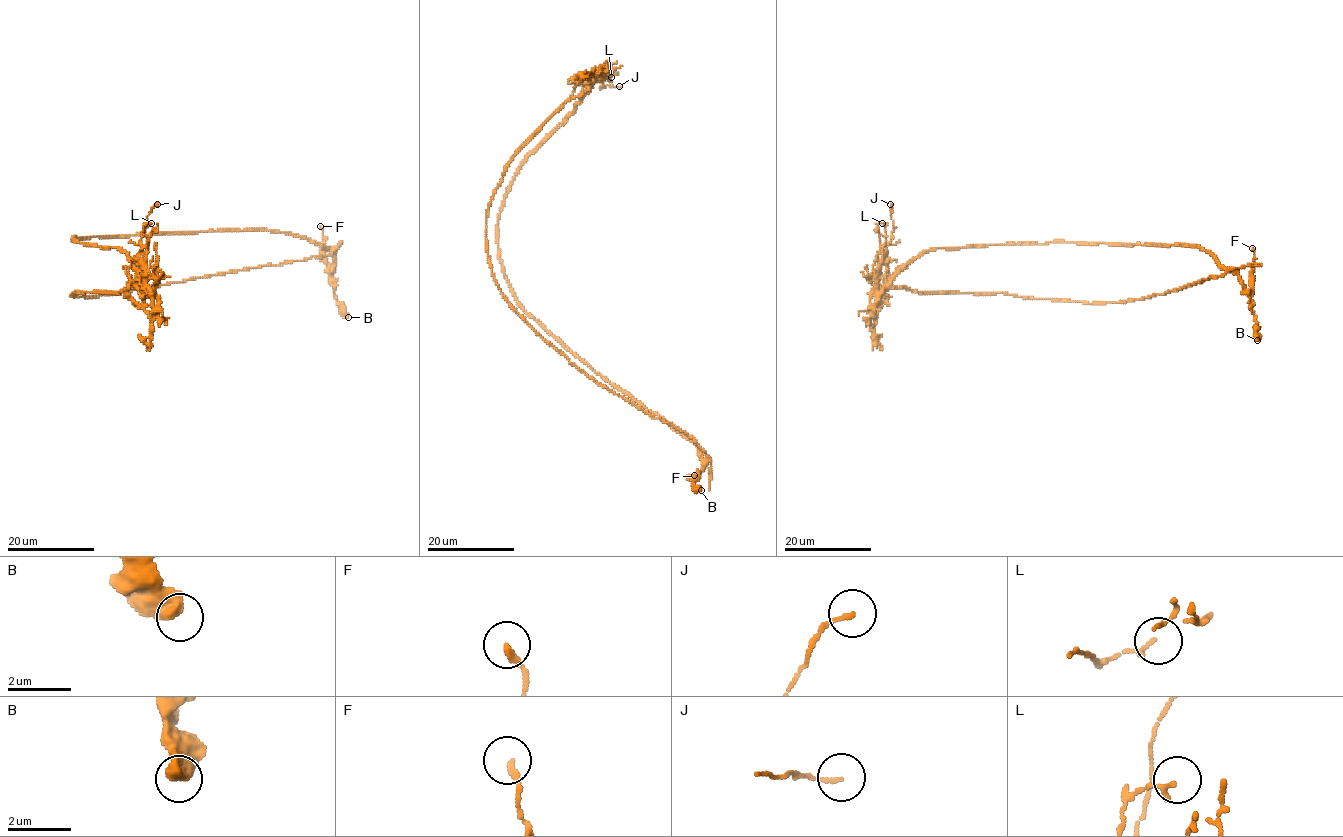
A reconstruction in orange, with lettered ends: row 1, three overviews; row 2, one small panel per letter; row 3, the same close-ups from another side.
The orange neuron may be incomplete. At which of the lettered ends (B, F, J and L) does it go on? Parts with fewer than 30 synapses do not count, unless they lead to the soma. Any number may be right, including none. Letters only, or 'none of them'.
none of them

